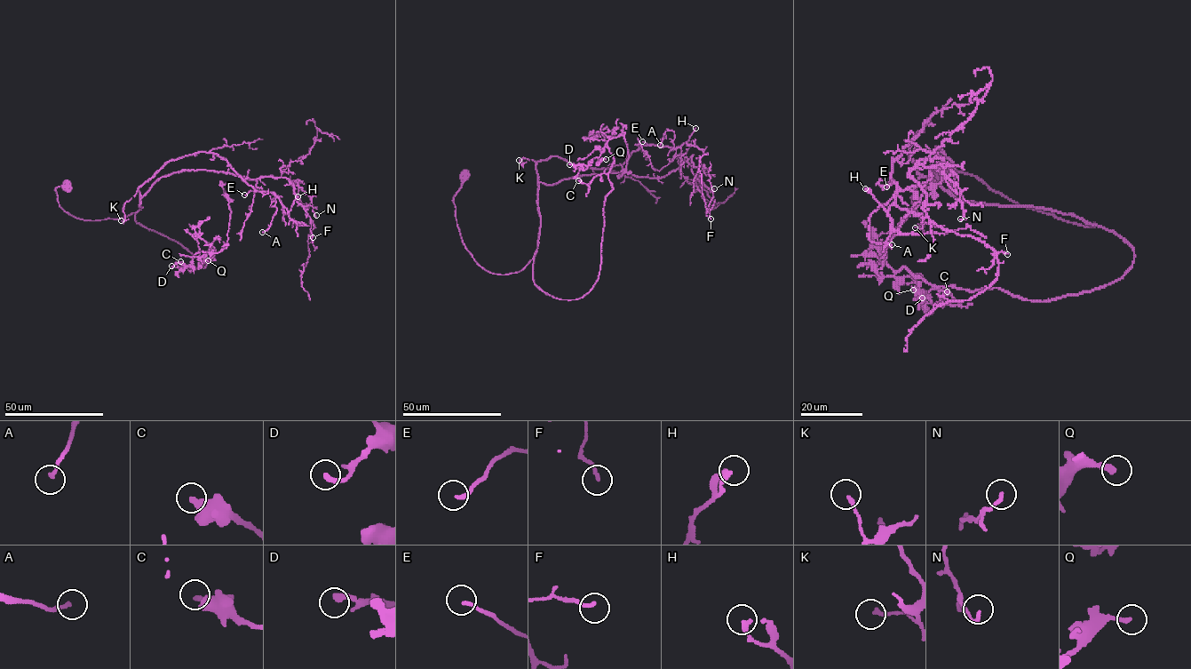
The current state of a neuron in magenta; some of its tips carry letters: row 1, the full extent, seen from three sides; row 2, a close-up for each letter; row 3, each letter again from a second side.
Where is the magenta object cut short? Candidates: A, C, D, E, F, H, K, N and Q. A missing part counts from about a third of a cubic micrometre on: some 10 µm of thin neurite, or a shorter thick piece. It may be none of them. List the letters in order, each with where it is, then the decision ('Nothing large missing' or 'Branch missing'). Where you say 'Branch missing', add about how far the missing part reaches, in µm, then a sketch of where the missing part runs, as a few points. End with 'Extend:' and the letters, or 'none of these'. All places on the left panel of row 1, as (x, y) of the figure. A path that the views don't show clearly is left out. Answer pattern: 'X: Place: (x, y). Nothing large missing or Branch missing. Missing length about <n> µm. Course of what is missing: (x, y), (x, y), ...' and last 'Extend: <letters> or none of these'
A: Place: (262, 232). Nothing large missing
C: Place: (180, 261). Nothing large missing
D: Place: (171, 266). Nothing large missing
E: Place: (244, 195). Nothing large missing
F: Place: (313, 237). Nothing large missing
H: Place: (297, 196). Nothing large missing
K: Place: (121, 220). Nothing large missing
N: Place: (316, 215). Nothing large missing
Q: Place: (208, 260). Nothing large missing
Extend: none of these

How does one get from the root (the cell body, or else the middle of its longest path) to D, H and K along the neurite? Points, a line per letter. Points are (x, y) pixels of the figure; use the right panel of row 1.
D: (939, 173), (1104, 226), (1133, 261), (1109, 284), (1044, 301), (901, 268), (922, 298)
H: (939, 173), (1094, 225), (956, 199), (909, 156), (929, 120), (893, 164), (887, 212), (865, 188)
K: (939, 173), (970, 173), (1020, 204), (1094, 225), (1050, 209), (964, 203), (920, 177), (915, 227)

